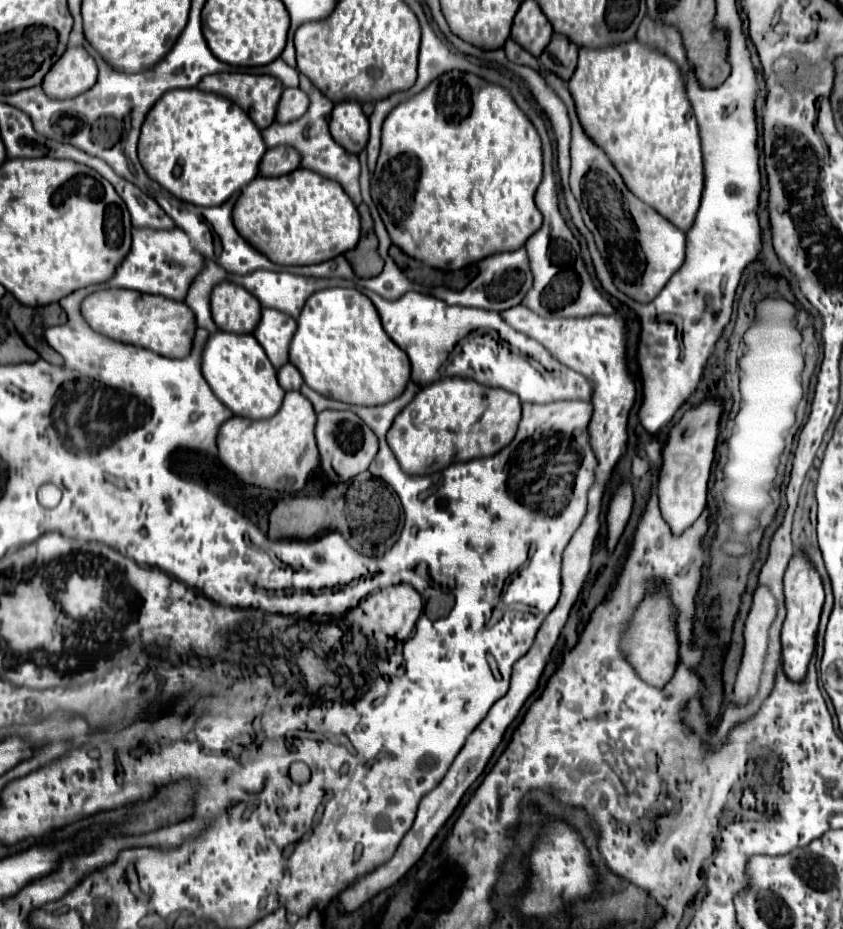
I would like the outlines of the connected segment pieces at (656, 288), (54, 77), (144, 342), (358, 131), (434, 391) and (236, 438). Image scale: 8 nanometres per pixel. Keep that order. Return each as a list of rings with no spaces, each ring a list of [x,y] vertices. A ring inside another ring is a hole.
[[[508,40],[504,44],[506,58],[514,64],[524,64],[534,70],[540,70],[548,86],[558,92],[562,102],[568,108],[568,116],[572,122],[572,142],[570,142],[570,158],[572,158],[572,168],[570,168],[570,190],[578,198],[586,220],[586,226],[594,234],[596,248],[602,254],[606,268],[620,292],[630,296],[632,300],[640,304],[648,304],[658,296],[658,292],[666,286],[670,276],[682,266],[684,262],[684,248],[686,248],[686,236],[682,230],[674,228],[674,224],[666,222],[656,210],[648,208],[642,200],[638,200],[622,182],[620,174],[608,160],[608,156],[584,134],[580,128],[576,110],[574,110],[574,100],[568,92],[566,82],[558,80],[554,74],[546,72],[544,68],[538,66],[538,60],[520,48],[516,42]]]
[[[74,46],[68,48],[58,64],[54,64],[54,68],[50,68],[50,72],[44,76],[42,90],[46,96],[56,100],[74,98],[90,90],[96,82],[96,76],[98,68],[92,56],[82,46]]]
[[[98,290],[82,302],[82,316],[90,328],[112,340],[142,346],[168,358],[186,358],[196,334],[194,312],[184,302],[140,294],[136,290]]]
[[[348,100],[334,106],[330,116],[330,134],[346,148],[350,154],[358,154],[366,148],[368,142],[368,118],[364,116],[358,102]]]
[[[446,378],[422,388],[396,416],[388,430],[388,446],[406,474],[426,476],[454,462],[494,456],[514,440],[518,422],[520,400],[512,392],[480,386],[466,378]]]
[[[286,392],[280,412],[268,420],[234,416],[224,422],[218,434],[218,456],[222,464],[246,484],[270,490],[298,492],[304,488],[308,474],[320,464],[314,426],[316,412],[310,400],[300,392]]]

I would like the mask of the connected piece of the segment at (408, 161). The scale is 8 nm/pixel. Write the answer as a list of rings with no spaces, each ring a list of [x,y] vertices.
[[[452,70],[448,74],[442,74],[438,80],[434,80],[420,94],[416,94],[410,100],[398,104],[386,116],[384,126],[382,126],[382,148],[380,148],[380,156],[378,156],[378,162],[376,162],[376,170],[374,170],[372,180],[370,180],[370,190],[372,190],[372,196],[376,200],[380,218],[382,218],[382,222],[384,222],[388,234],[390,234],[392,244],[396,244],[404,254],[412,256],[420,264],[426,264],[426,266],[432,266],[432,268],[438,268],[438,270],[460,270],[468,264],[476,264],[476,262],[484,260],[486,256],[522,248],[524,242],[542,226],[542,214],[534,204],[534,194],[536,194],[536,188],[538,188],[540,180],[542,180],[542,144],[540,144],[540,136],[534,130],[532,122],[526,118],[526,114],[516,106],[512,96],[500,86],[492,86],[492,84],[472,76],[472,74]]]

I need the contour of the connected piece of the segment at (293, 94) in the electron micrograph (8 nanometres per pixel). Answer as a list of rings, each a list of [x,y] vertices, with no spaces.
[[[284,88],[276,108],[276,122],[286,124],[304,116],[308,108],[308,96],[300,88]]]

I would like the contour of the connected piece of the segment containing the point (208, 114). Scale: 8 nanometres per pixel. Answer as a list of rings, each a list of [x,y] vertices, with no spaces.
[[[198,88],[168,90],[148,112],[138,140],[138,158],[146,174],[170,194],[198,206],[220,206],[234,192],[250,184],[258,176],[258,164],[264,152],[266,144],[260,130],[254,128],[254,122],[238,104],[212,92],[200,92]]]

